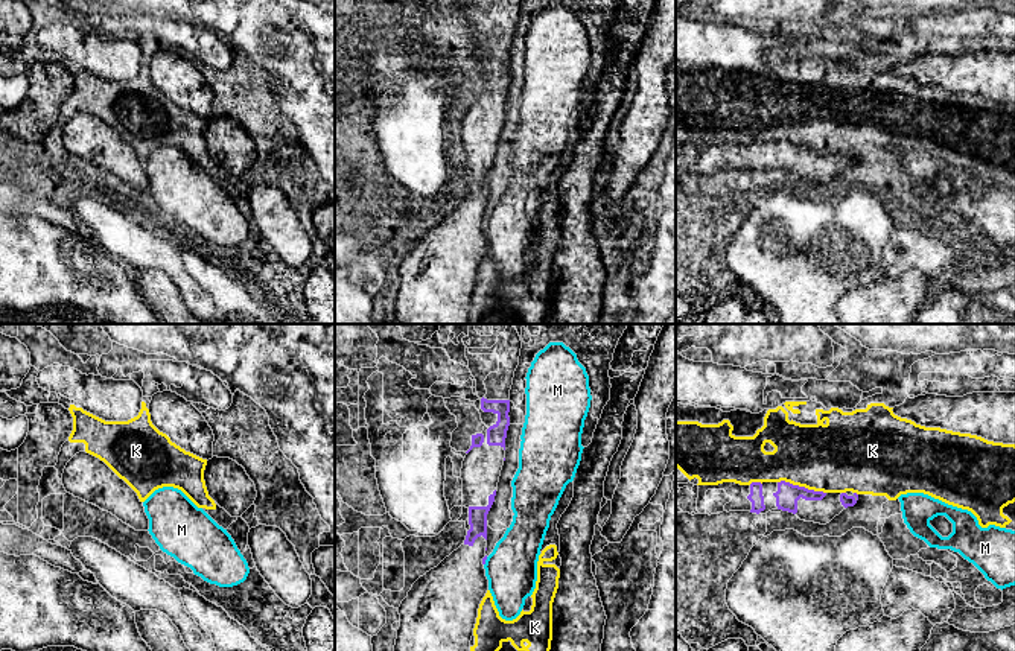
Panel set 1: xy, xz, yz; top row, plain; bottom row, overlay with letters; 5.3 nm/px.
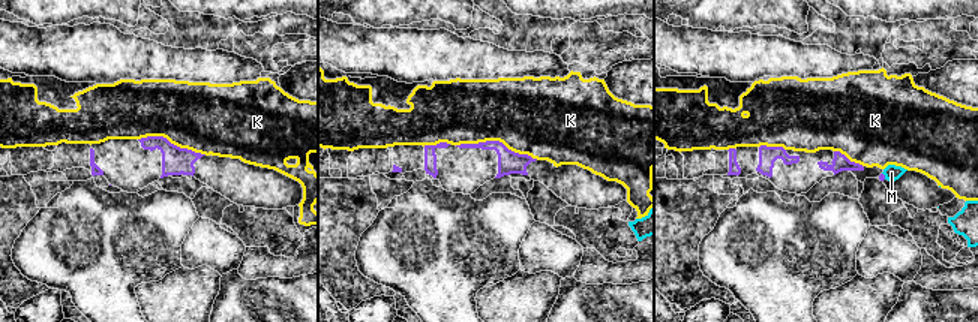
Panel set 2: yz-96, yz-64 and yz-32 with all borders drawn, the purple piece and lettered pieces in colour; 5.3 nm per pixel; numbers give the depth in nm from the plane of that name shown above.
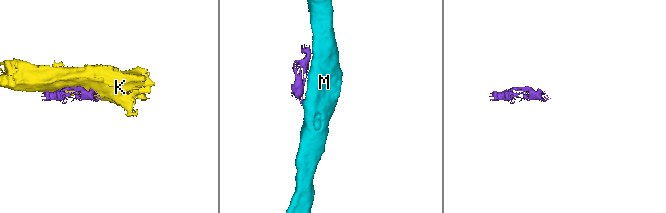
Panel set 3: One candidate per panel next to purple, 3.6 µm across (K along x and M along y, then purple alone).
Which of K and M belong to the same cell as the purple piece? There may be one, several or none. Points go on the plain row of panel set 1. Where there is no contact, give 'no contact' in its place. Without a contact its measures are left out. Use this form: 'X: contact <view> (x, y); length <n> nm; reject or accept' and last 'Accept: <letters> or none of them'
K: contact yz (802, 146); length 260 nm; reject
M: contact xz (484, 221); length 50 nm; reject
Accept: none of them

